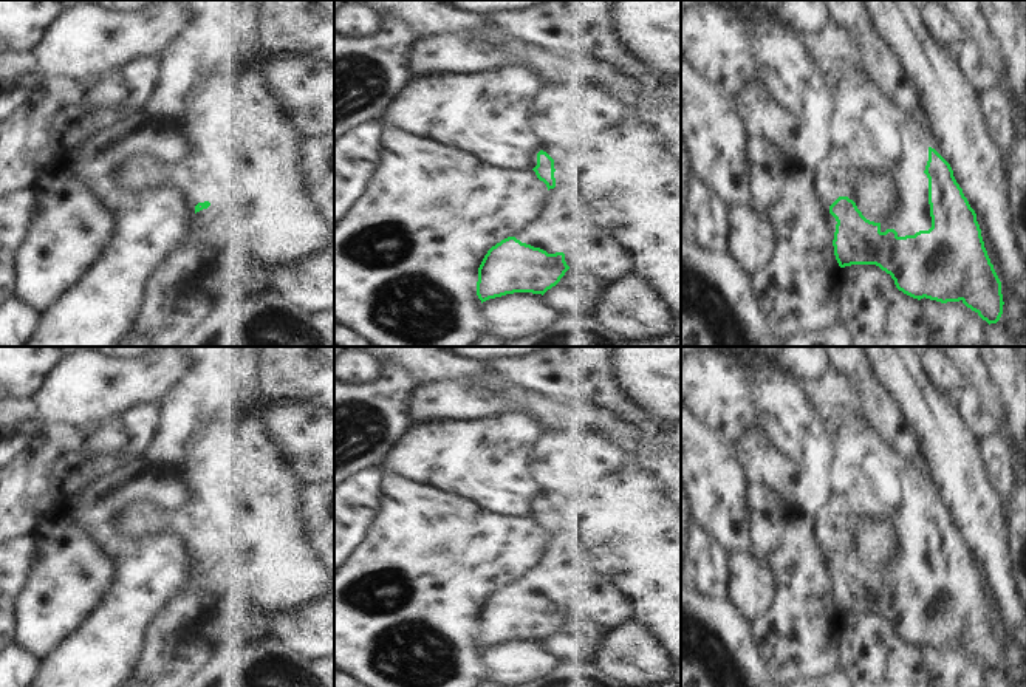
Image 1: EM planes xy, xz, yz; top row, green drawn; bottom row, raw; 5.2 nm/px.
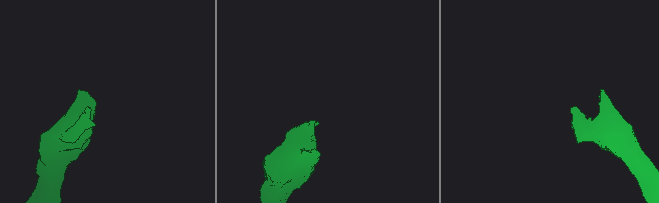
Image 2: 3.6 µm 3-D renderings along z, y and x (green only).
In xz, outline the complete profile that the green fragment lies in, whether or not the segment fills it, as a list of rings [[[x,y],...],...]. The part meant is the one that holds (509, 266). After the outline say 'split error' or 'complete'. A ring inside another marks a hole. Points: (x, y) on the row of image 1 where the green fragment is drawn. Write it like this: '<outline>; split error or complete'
[[[508,237],[484,255],[478,268],[477,296],[481,303],[514,292],[543,296],[568,269],[563,252],[548,254]]]; complete

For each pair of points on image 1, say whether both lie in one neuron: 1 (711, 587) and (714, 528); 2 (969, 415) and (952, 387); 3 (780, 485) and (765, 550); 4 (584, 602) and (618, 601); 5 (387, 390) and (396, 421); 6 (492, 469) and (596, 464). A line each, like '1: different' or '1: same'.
1: different
2: same
3: same
4: same
5: same
6: different

